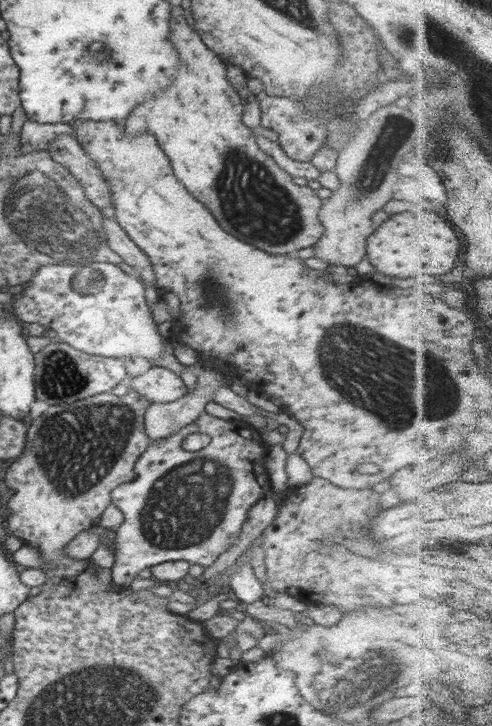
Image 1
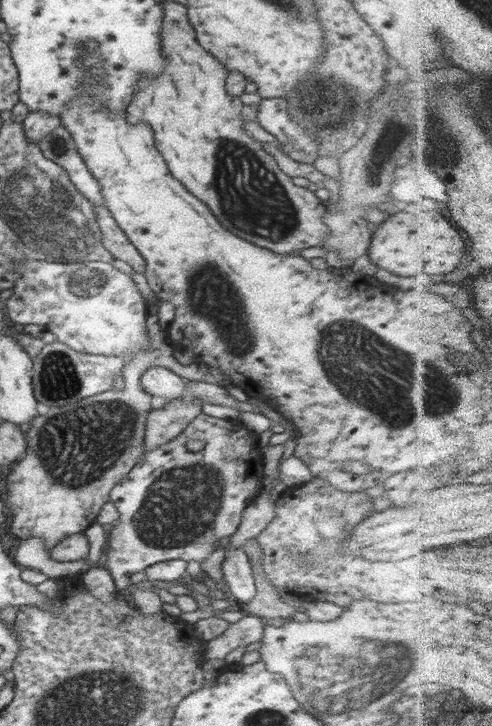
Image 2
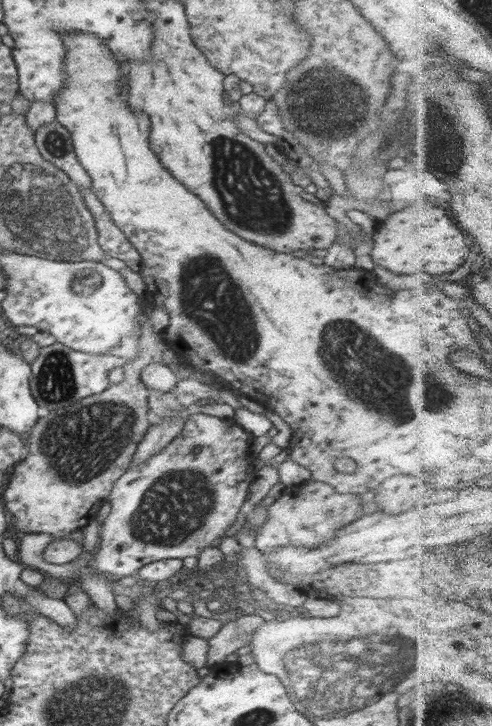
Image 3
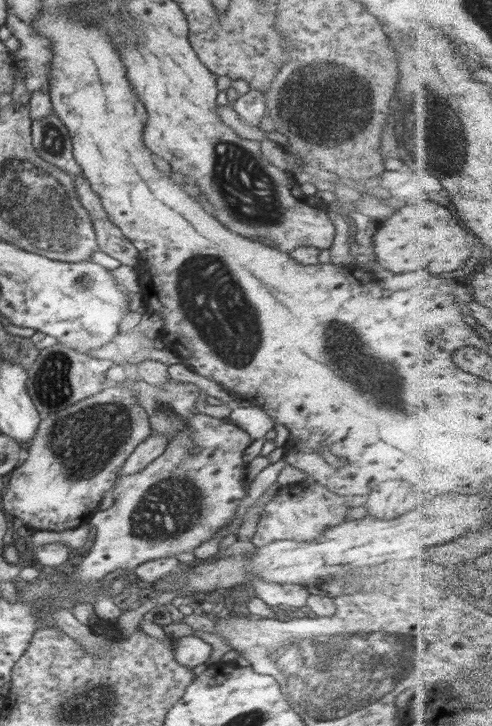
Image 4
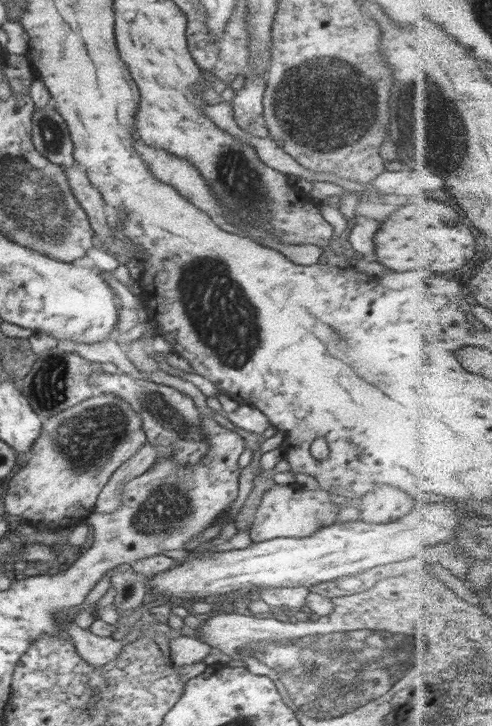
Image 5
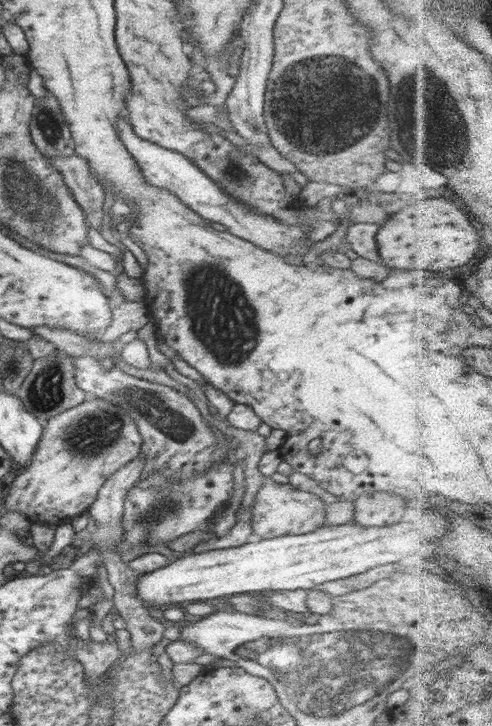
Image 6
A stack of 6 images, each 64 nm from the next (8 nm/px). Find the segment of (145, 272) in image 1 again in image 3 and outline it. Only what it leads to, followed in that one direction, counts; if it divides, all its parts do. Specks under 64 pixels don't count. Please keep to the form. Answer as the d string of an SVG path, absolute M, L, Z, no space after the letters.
M82 189L86 207L94 215L95 229L98 232L98 244L108 257L112 257L126 263L134 272L142 269L142 257L135 246L119 230L112 221L110 213L101 204L94 192Z

